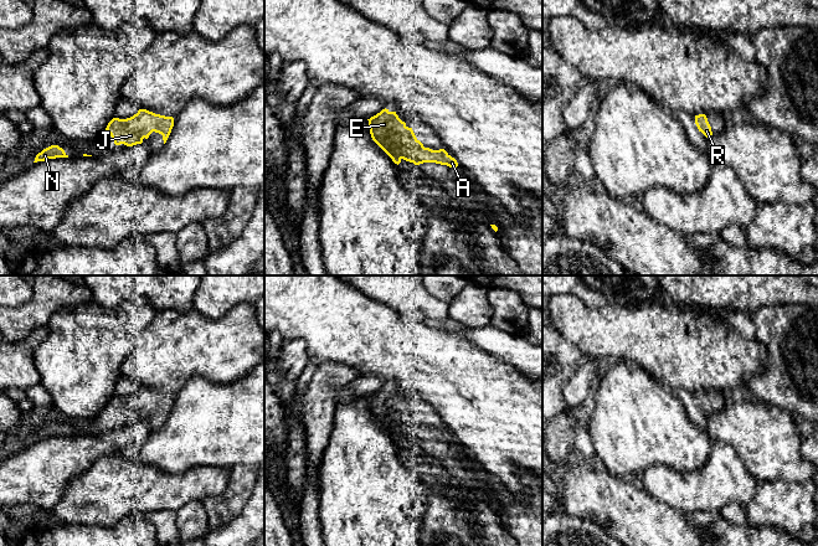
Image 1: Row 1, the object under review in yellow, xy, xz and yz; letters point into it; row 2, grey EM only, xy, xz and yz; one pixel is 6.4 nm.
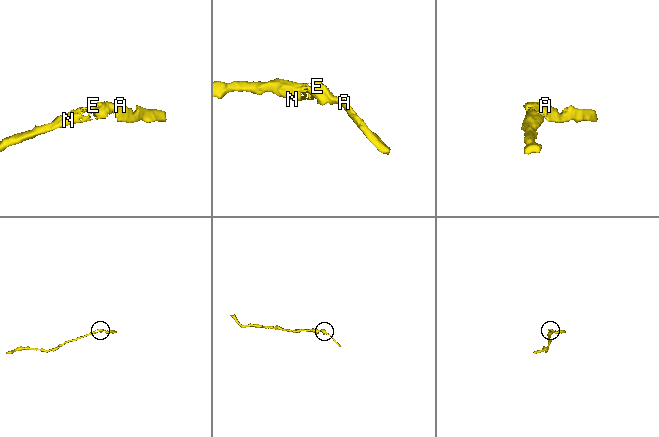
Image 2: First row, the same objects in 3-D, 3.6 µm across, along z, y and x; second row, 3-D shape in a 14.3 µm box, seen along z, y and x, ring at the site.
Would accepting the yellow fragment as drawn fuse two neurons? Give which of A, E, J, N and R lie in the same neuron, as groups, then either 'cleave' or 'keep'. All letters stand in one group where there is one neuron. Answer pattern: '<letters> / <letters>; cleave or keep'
A E J N R; keep

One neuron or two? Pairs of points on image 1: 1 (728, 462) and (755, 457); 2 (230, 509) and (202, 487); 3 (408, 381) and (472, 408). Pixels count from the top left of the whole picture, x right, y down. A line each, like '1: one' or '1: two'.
1: two
2: two
3: one

